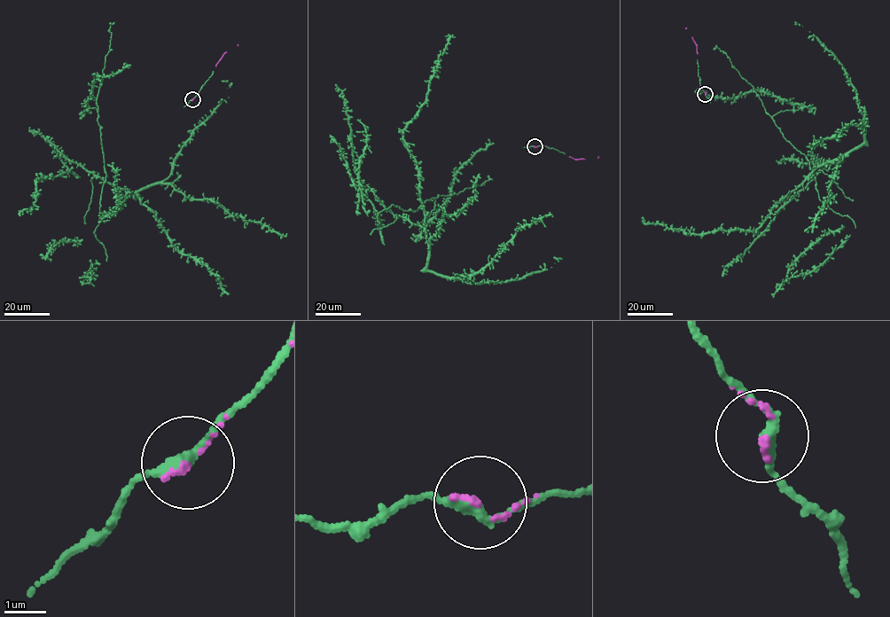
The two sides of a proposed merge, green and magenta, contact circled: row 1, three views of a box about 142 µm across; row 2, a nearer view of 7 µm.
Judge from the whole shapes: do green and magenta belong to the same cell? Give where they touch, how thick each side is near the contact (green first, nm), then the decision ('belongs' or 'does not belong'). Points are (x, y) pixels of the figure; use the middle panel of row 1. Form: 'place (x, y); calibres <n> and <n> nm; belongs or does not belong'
place (534, 146); calibres 260 and 110 nm; belongs

